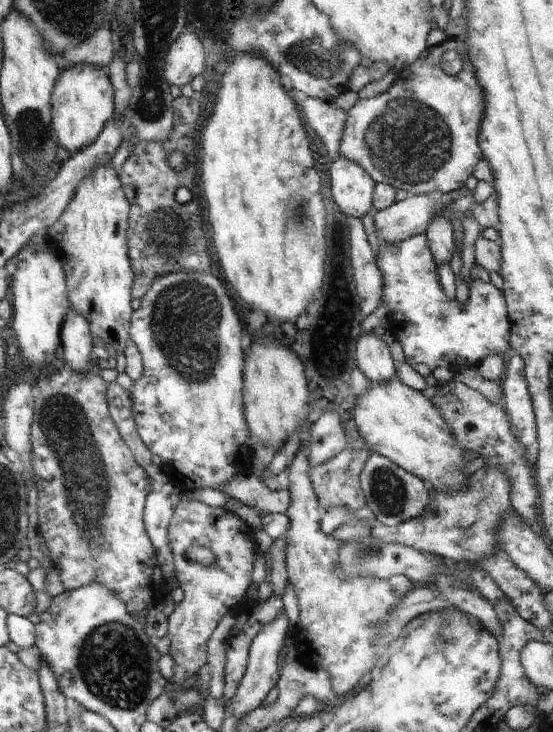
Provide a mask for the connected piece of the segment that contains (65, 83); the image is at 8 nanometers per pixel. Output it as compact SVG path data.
M92 63L69 64L61 68L54 83L51 104L51 125L59 144L69 152L88 146L100 134L113 113L114 91L106 68Z

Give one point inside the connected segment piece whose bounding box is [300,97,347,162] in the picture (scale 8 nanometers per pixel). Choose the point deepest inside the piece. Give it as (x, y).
(326, 119)

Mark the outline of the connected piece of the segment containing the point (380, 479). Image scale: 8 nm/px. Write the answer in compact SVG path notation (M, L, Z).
M370 451L366 464L361 470L359 481L365 494L368 508L374 512L376 522L393 527L429 509L429 486L415 474L400 468L395 462L381 454Z

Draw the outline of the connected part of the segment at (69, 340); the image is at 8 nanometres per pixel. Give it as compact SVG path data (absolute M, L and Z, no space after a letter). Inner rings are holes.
M72 306L68 307L60 332L67 366L80 374L84 374L88 369L94 367L94 362L90 358L93 334L88 321Z

